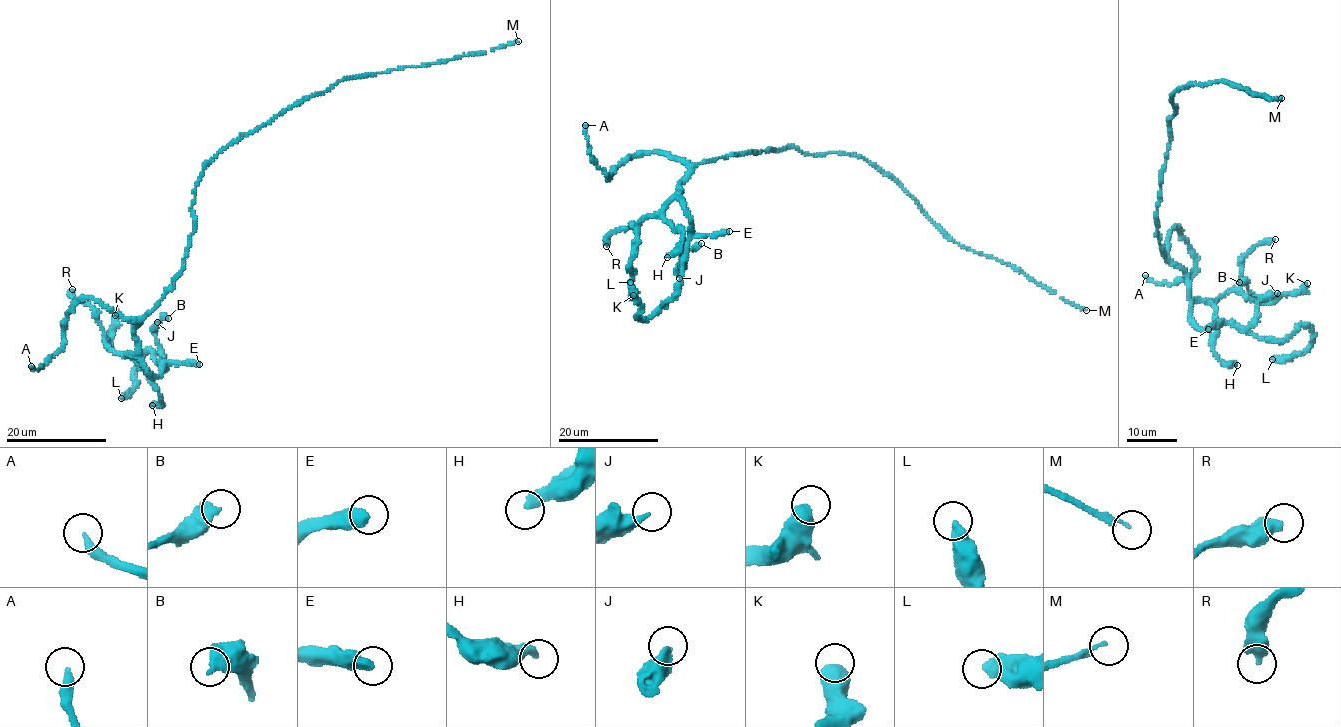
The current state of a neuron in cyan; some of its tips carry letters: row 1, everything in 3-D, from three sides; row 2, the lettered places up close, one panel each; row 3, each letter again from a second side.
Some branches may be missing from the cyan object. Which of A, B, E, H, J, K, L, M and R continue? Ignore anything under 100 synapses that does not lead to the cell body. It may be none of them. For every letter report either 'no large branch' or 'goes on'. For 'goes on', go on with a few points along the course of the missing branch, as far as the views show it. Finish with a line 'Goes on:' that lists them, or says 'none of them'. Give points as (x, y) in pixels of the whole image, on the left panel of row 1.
A: no large branch
B: no large branch
E: no large branch
H: no large branch
J: no large branch
K: no large branch
L: no large branch
M: goes on
R: no large branch
Goes on: M

